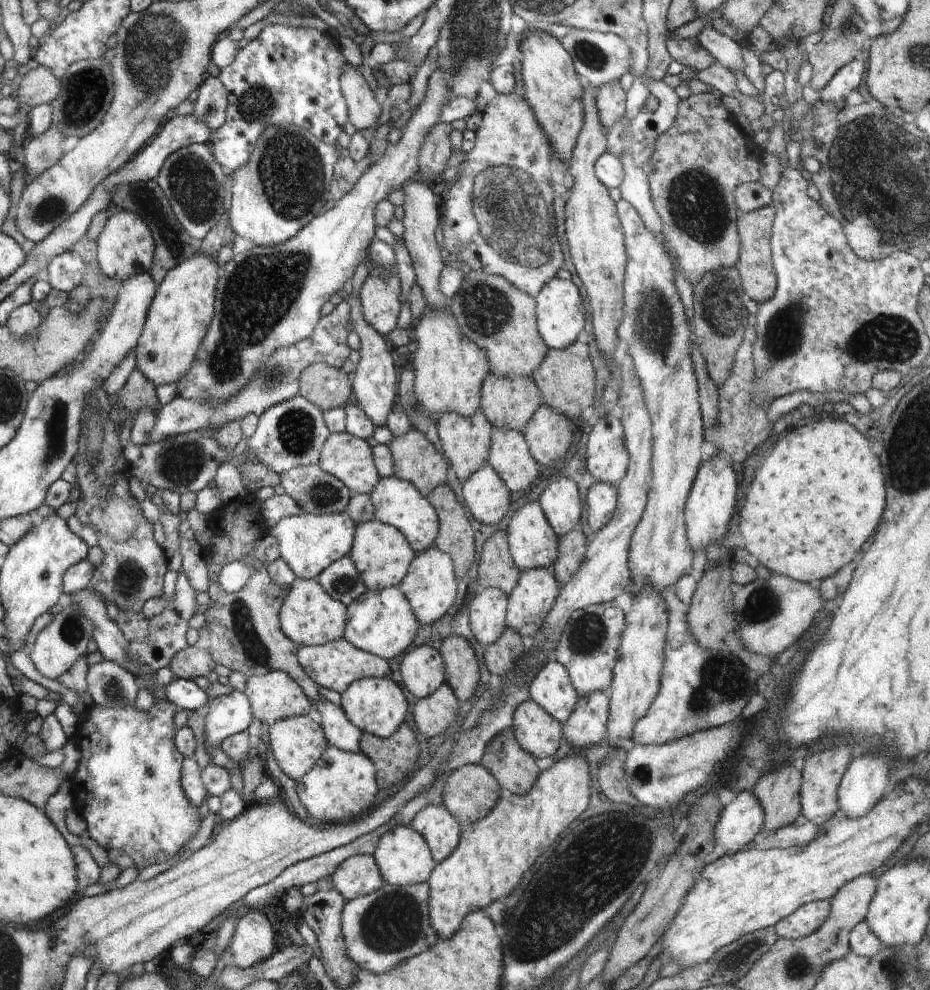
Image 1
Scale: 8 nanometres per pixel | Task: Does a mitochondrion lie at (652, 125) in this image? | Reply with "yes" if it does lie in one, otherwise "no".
no

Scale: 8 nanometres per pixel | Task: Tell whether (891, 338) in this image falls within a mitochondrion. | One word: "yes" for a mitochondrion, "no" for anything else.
yes

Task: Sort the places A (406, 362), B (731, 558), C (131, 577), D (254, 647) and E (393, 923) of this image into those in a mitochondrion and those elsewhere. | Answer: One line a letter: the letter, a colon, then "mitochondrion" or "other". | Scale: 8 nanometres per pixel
A: other
B: other
C: mitochondrion
D: mitochondrion
E: mitochondrion

